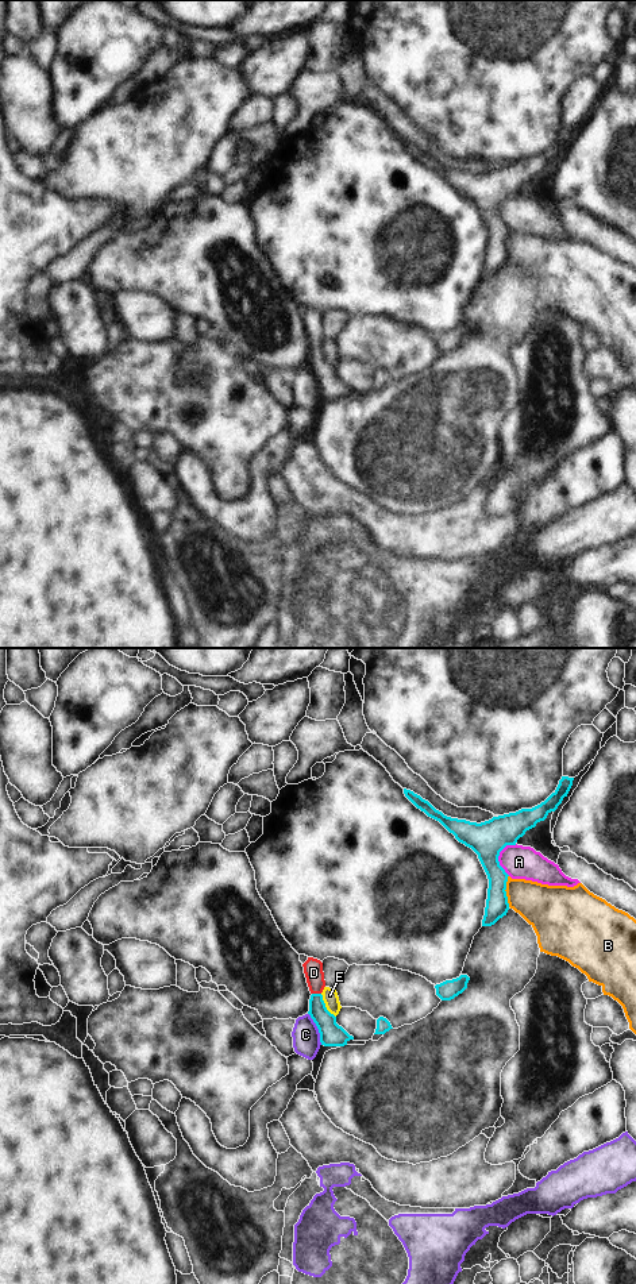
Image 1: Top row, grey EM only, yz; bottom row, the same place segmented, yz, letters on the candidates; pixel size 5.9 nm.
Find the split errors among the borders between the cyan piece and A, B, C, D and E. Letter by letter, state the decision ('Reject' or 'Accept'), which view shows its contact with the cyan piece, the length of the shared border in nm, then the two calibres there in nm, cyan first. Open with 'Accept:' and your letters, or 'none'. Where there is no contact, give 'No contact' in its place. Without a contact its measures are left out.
Accept: D
A: Reject. Touches cyan in yz. Shared border 200 nm. Thickness 220 nm (cyan) against 200 nm
B: Reject. Touches cyan in yz. Shared border 190 nm. Thickness 140 nm (cyan) against 260 nm
C: Reject. Touches cyan in yz. Shared border 200 nm. Thickness 140 nm (cyan) against 160 nm
D: Accept. Touches cyan in yz. Shared border 60 nm. Thickness 140 nm (cyan) against 110 nm
E: Reject. Touches cyan in yz. Shared border 170 nm. Thickness 140 nm (cyan) against 90 nm

